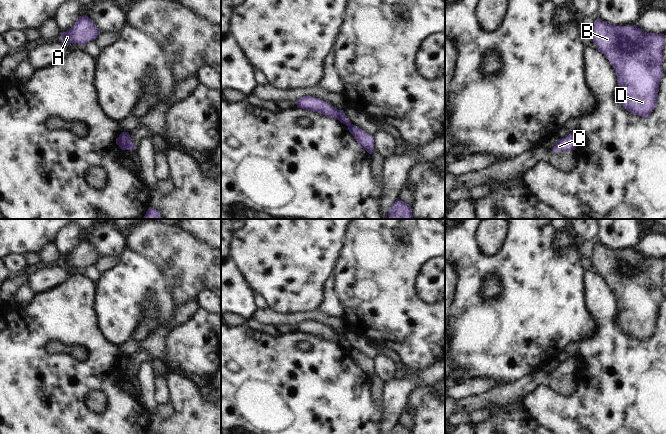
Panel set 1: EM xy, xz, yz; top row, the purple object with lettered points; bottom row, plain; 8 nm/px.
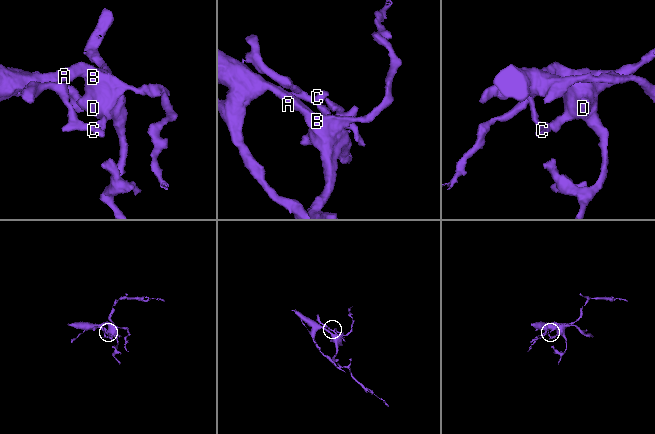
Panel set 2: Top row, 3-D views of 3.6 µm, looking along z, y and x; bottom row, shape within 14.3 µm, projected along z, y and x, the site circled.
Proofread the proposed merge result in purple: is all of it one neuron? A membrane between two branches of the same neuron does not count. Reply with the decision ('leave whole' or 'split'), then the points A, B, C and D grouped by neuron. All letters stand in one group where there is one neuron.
split; groups A B D / C

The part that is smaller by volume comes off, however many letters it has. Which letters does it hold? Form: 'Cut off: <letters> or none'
Cut off: C

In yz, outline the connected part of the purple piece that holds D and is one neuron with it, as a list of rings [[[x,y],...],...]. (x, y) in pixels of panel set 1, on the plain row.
[[[597,241],[592,263],[598,275],[604,278],[616,296],[618,305],[616,325],[629,337],[648,342],[658,327],[660,304],[664,298],[662,295],[664,258],[644,256],[636,248],[610,249]]]

